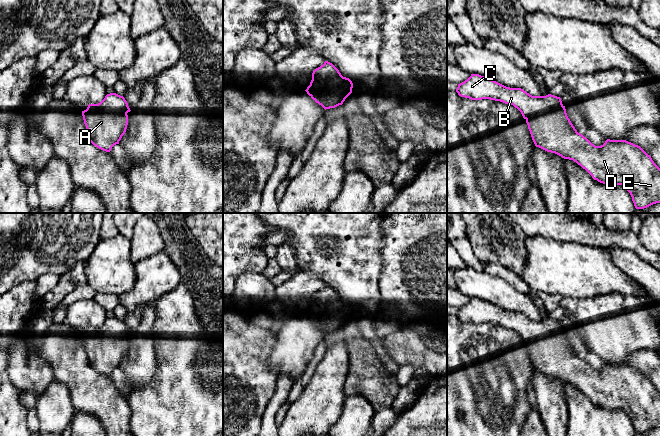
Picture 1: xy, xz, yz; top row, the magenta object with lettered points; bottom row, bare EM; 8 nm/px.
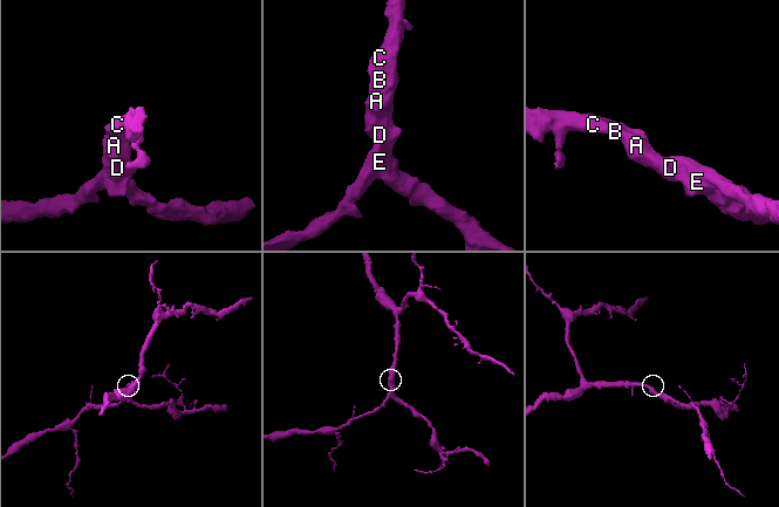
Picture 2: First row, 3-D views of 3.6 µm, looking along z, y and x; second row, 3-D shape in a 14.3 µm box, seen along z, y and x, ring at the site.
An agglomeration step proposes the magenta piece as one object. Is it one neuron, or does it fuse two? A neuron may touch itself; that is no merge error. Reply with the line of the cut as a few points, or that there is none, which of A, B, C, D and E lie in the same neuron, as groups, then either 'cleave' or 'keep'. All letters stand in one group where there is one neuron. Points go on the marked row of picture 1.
cut none; groups A B C D E; keep

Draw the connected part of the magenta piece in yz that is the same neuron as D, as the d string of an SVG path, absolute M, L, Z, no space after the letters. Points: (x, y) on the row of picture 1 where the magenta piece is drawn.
M471 74L467 80L458 84L456 92L459 96L471 100L490 99L513 105L526 120L536 147L573 160L600 183L624 186L630 193L636 209L660 203L660 168L651 156L640 146L626 140L607 139L603 145L595 146L577 132L560 97L551 94L532 96L521 88L506 87L479 74Z

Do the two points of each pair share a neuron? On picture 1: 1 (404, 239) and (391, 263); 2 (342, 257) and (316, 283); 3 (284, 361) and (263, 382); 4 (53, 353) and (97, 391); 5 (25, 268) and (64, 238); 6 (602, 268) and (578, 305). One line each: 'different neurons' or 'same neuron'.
1: same neuron
2: different neurons
3: different neurons
4: same neuron
5: same neuron
6: different neurons

